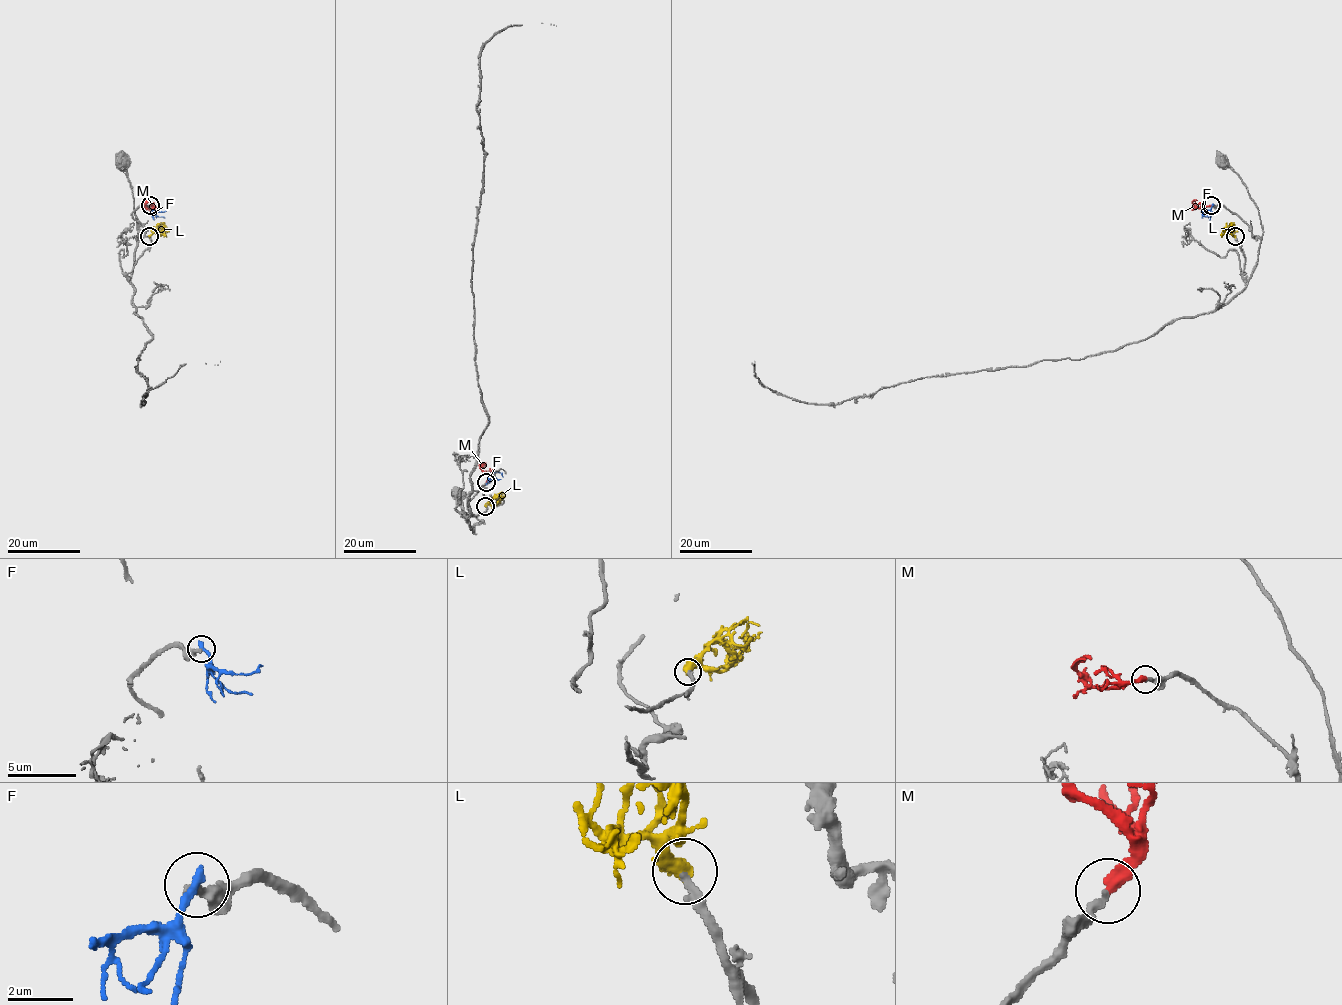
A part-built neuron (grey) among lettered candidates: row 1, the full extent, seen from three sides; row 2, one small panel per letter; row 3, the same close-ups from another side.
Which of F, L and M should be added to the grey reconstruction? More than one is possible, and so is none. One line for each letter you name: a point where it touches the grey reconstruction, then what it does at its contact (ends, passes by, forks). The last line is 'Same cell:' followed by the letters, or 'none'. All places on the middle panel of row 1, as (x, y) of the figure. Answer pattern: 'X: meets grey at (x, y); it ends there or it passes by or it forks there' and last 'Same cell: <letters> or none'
L: meets grey at (485, 506); it ends there
M: meets grey at (486, 482); it ends there
Same cell: L, M

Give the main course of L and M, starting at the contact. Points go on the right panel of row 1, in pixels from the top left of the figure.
L: (1235, 236), (1233, 229), (1224, 228), (1223, 231)
M: (1211, 206), (1197, 207), (1195, 200)

